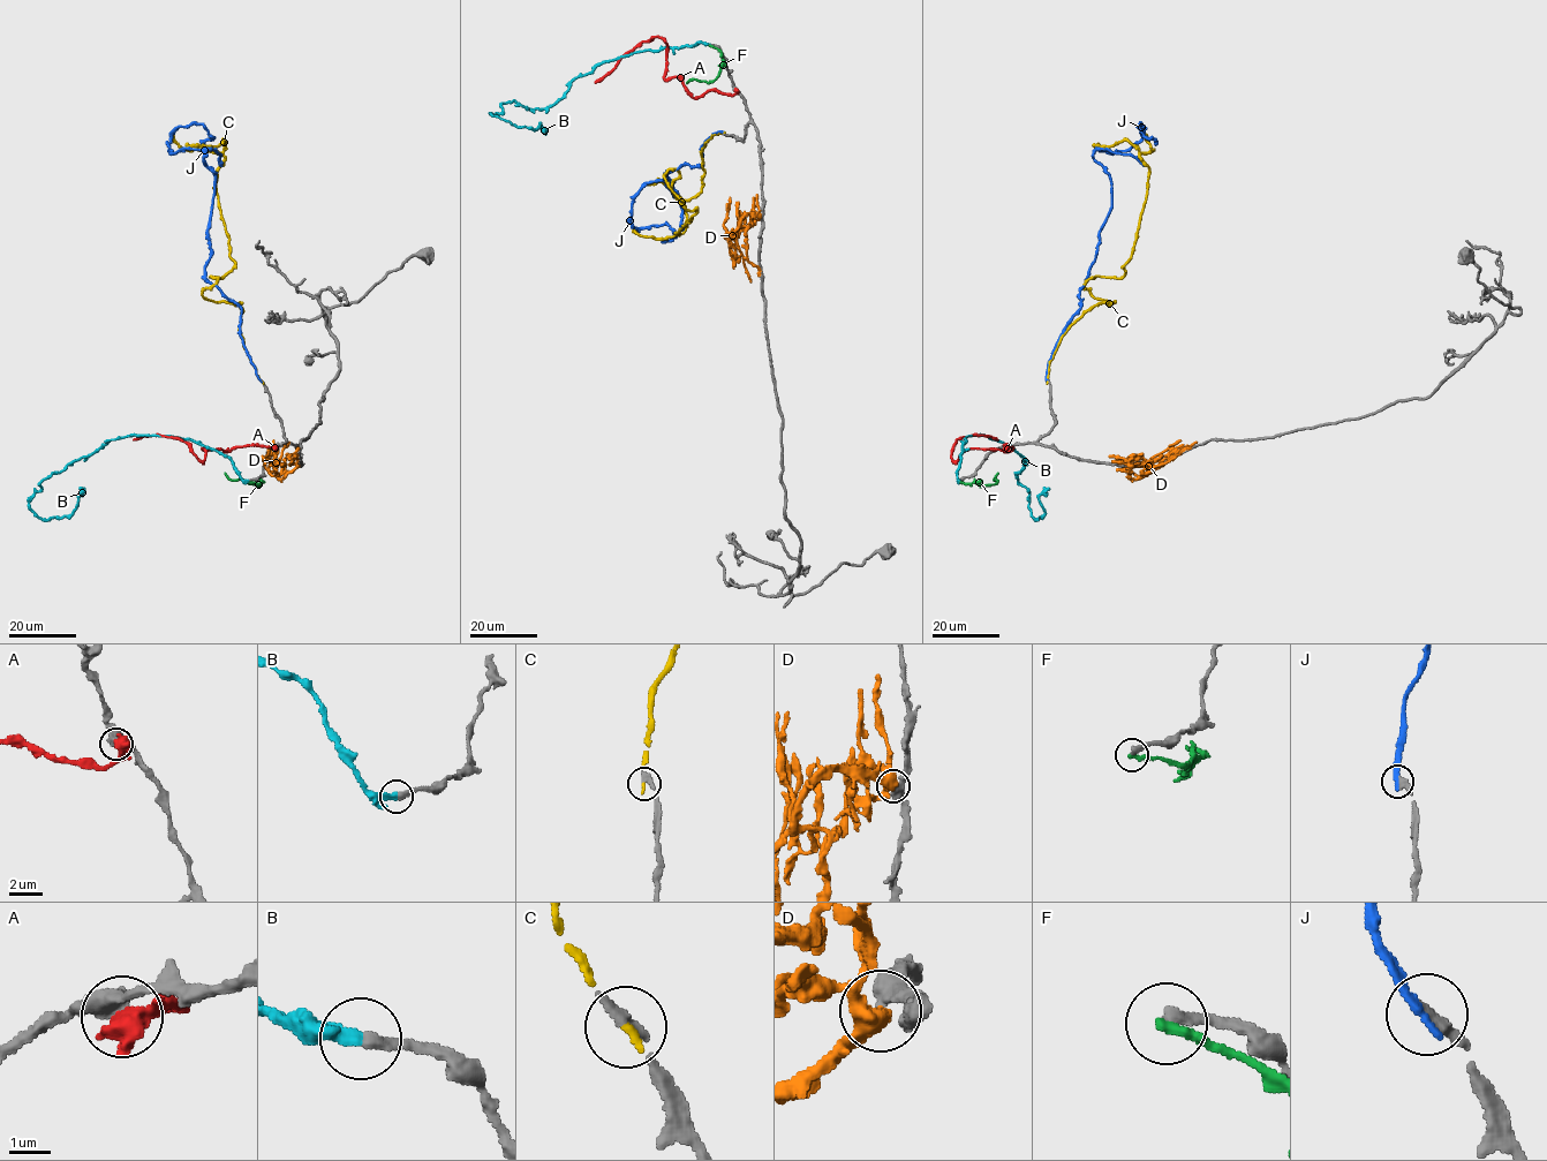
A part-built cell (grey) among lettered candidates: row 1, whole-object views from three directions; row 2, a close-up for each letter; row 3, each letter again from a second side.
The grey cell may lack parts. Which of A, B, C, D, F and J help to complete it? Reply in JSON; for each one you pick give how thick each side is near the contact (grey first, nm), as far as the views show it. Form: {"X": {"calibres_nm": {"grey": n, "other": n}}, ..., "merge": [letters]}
{"B": {"calibres_nm": {"grey": 320, "other": 320}}, "merge": ["B"]}

